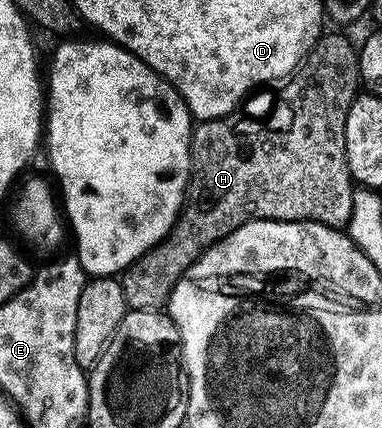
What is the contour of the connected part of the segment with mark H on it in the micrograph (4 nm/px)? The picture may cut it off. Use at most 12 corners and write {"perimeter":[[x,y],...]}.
{"perimeter":[[356,45],[193,126],[170,232],[120,274],[161,310],[249,221],[349,226]]}

